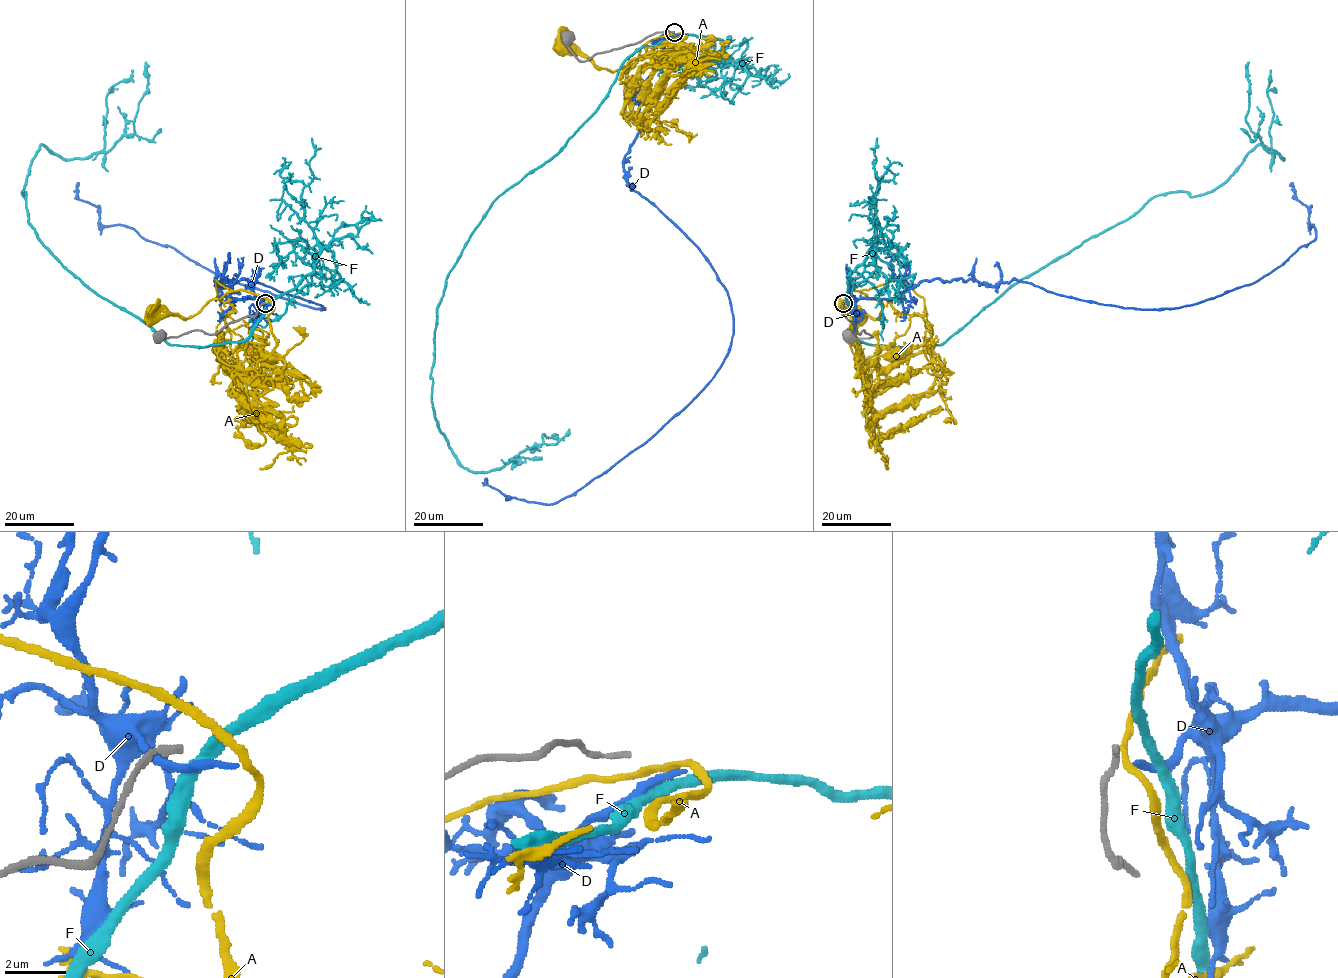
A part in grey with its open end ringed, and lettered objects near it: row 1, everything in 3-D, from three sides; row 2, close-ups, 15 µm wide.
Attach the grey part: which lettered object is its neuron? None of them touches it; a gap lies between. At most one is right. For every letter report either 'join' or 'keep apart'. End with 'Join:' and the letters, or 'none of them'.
A: keep apart
D: join
F: keep apart
Join: D

